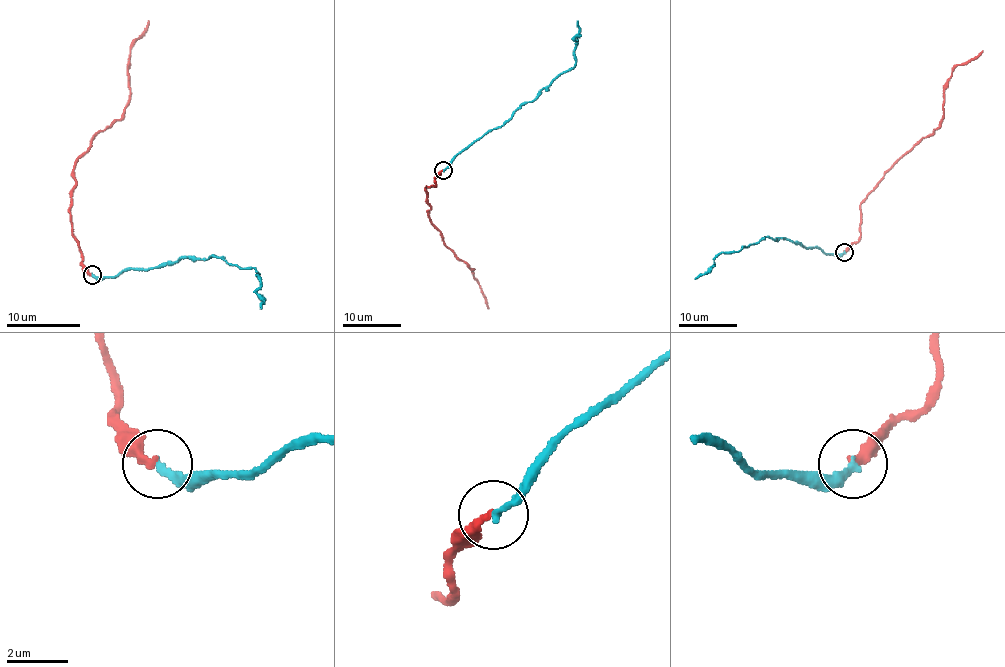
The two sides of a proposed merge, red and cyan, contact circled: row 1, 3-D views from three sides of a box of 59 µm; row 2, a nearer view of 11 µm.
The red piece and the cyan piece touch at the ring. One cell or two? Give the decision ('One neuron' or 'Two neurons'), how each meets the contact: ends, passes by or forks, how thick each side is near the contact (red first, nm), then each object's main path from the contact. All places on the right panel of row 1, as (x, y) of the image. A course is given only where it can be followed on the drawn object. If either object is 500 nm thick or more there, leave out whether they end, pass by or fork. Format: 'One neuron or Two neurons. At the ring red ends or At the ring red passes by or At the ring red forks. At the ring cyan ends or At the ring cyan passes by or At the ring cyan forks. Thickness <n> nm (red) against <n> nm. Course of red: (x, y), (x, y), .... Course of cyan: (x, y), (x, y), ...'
One neuron. At the ring red ends. At the ring cyan ends. Thickness 320 nm (red) against 240 nm. Course of red: (844, 251), (858, 240), (861, 201), (907, 152), (939, 126), (943, 85), (958, 64), (983, 50). Course of cyan: (844, 252), (828, 254), (785, 239), (763, 237), (738, 251), (721, 252), (712, 267), (694, 278)

